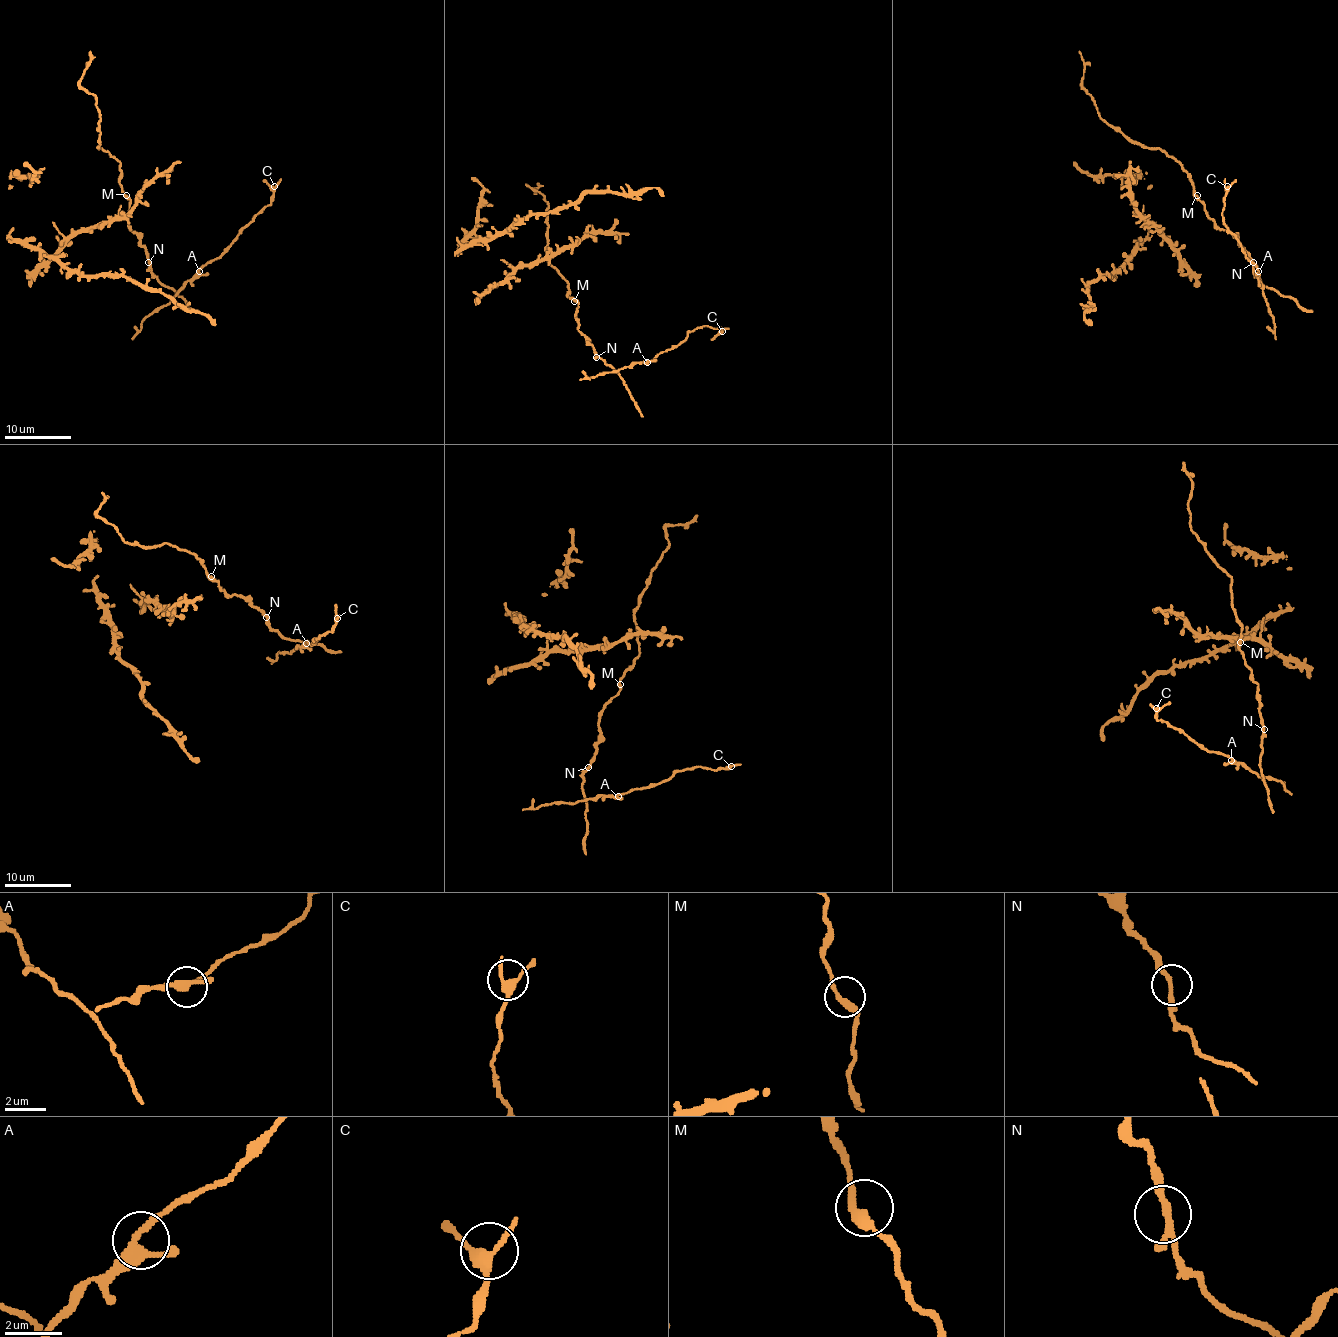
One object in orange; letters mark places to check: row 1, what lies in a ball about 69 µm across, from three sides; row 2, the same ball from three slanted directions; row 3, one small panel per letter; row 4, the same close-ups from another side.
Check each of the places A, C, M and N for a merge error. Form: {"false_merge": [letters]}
{"false_merge": []}

